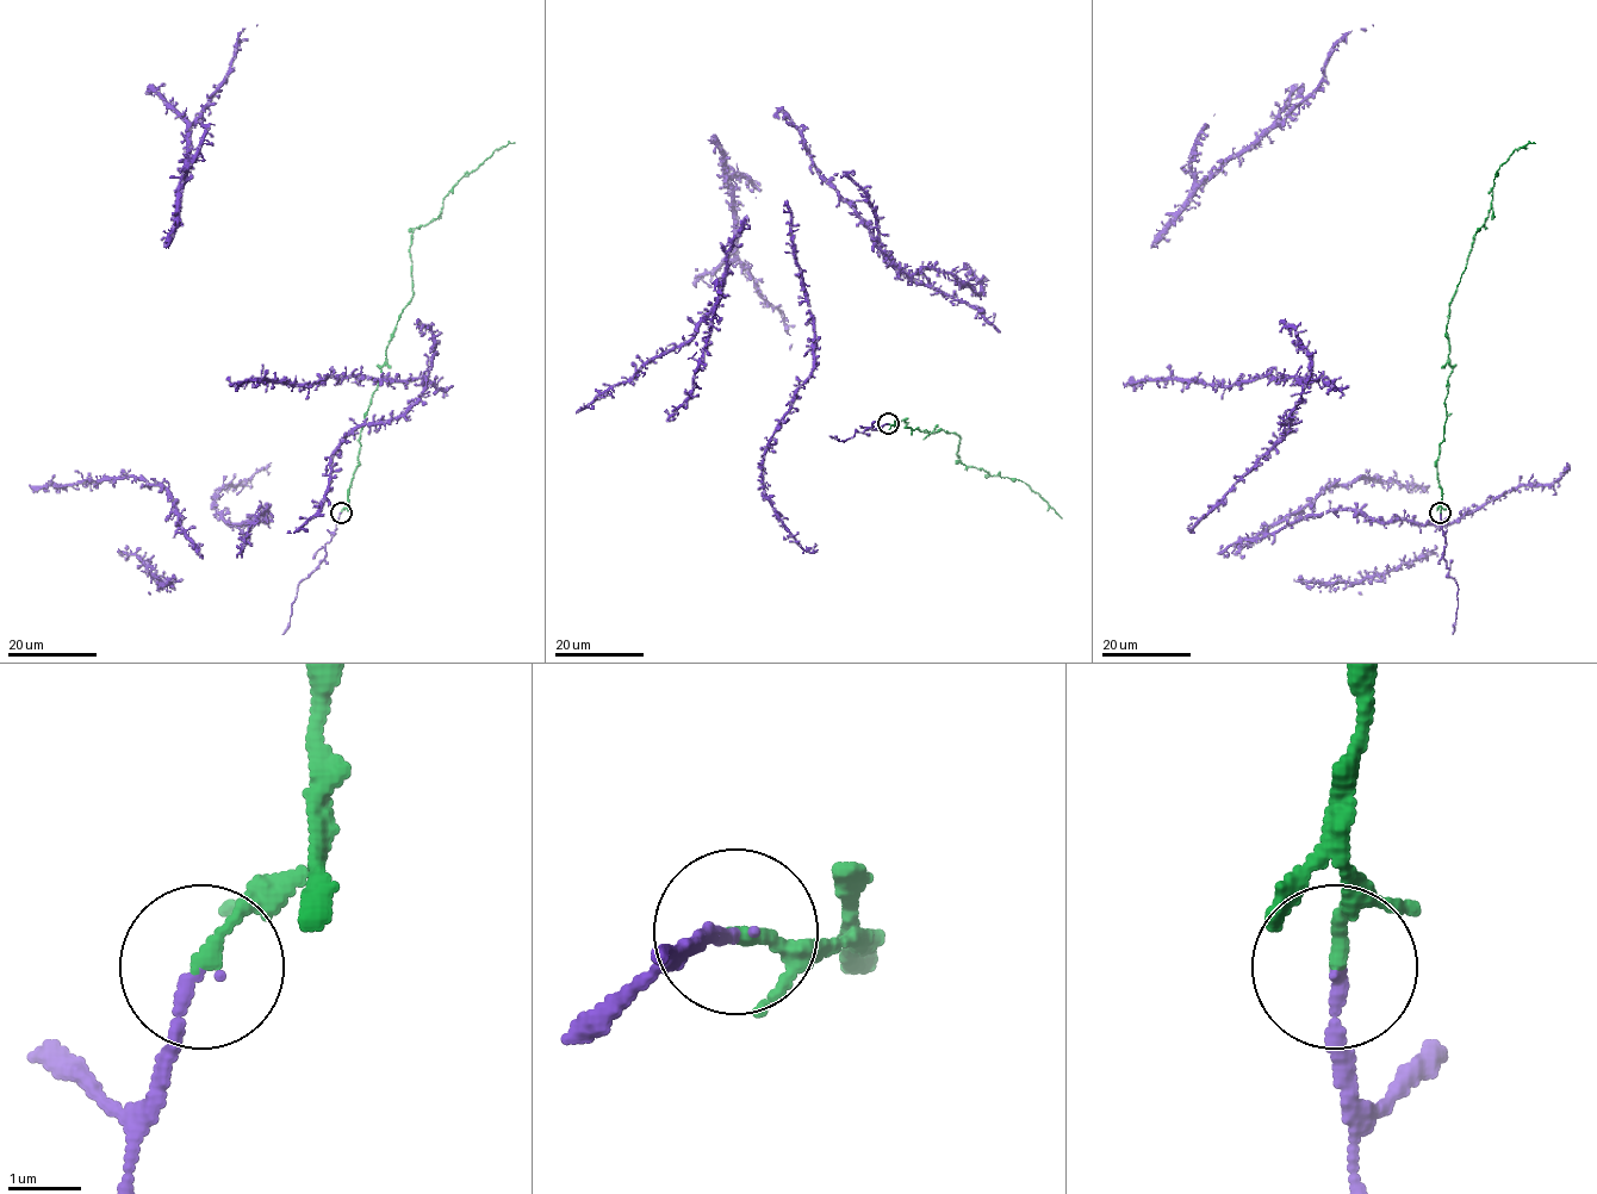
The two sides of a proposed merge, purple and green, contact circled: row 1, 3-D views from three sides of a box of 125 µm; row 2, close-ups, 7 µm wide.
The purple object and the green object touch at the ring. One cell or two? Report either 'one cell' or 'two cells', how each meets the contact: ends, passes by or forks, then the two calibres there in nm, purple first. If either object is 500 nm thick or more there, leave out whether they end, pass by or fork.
one cell; purple ends; green ends; calibres 160 and 200 nm

